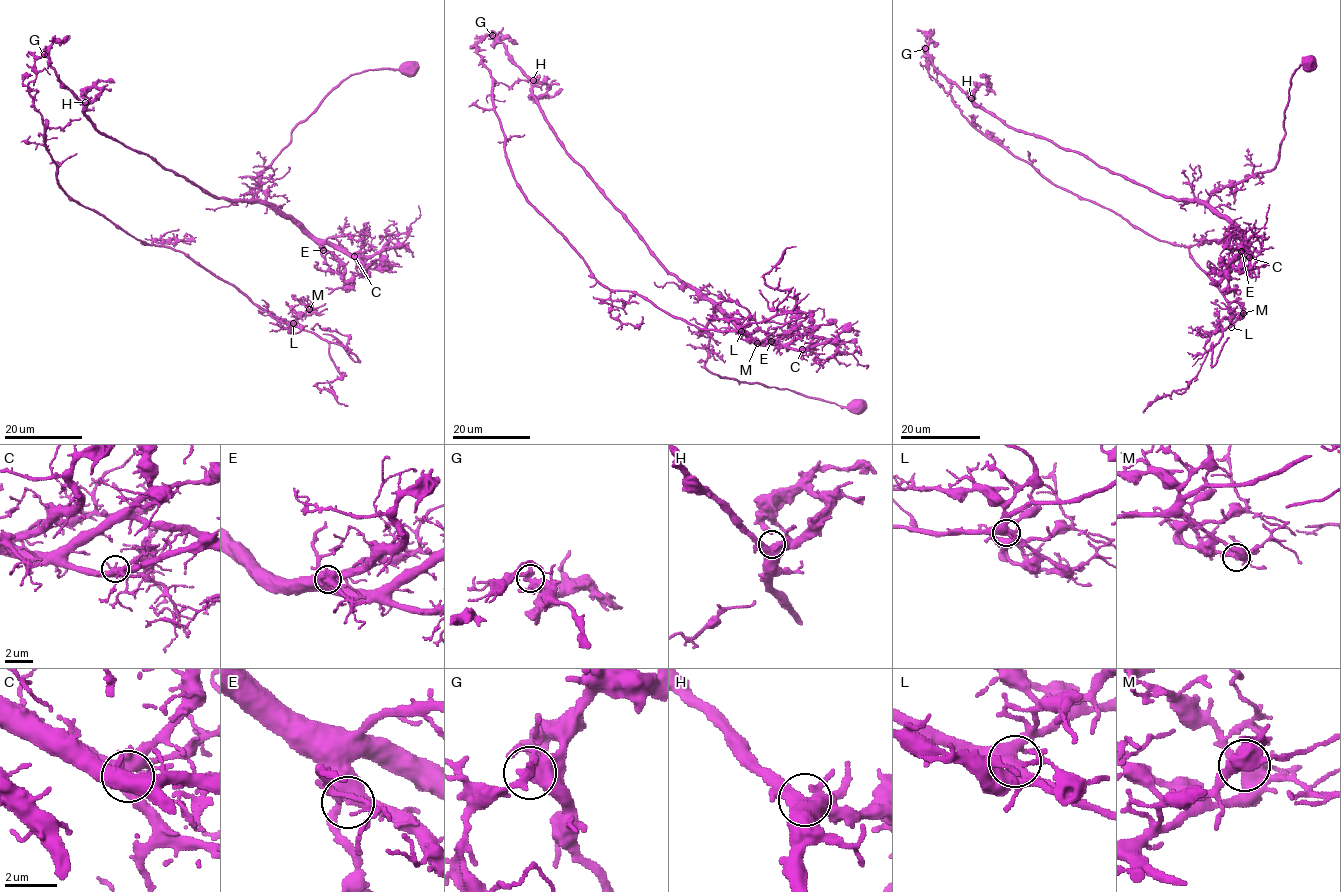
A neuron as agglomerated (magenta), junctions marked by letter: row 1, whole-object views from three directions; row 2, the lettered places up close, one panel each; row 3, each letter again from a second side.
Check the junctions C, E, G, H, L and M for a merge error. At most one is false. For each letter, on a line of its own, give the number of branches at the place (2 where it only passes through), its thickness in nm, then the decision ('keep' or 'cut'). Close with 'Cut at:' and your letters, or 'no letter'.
C: 4 | 440 nm | keep
E: 4 | 500 nm | keep
G: 4 | 440 nm | cut
H: 4 | 500 nm | keep
L: 4 | 420 nm | keep
M: 4 | 400 nm | keep
Cut at: G

